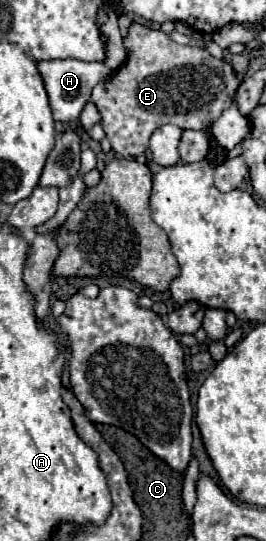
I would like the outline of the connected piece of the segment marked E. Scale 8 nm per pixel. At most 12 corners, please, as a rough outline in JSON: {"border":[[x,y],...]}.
{"border":[[137,22],[91,94],[111,148],[207,130],[241,84],[205,48]]}

